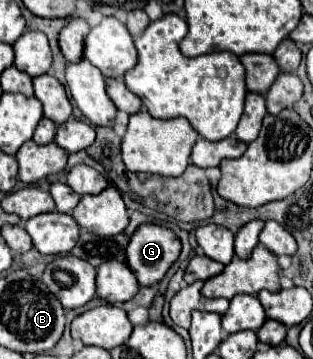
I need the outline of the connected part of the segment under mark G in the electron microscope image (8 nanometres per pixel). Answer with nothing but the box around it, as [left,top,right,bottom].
[126,224,180,286]

